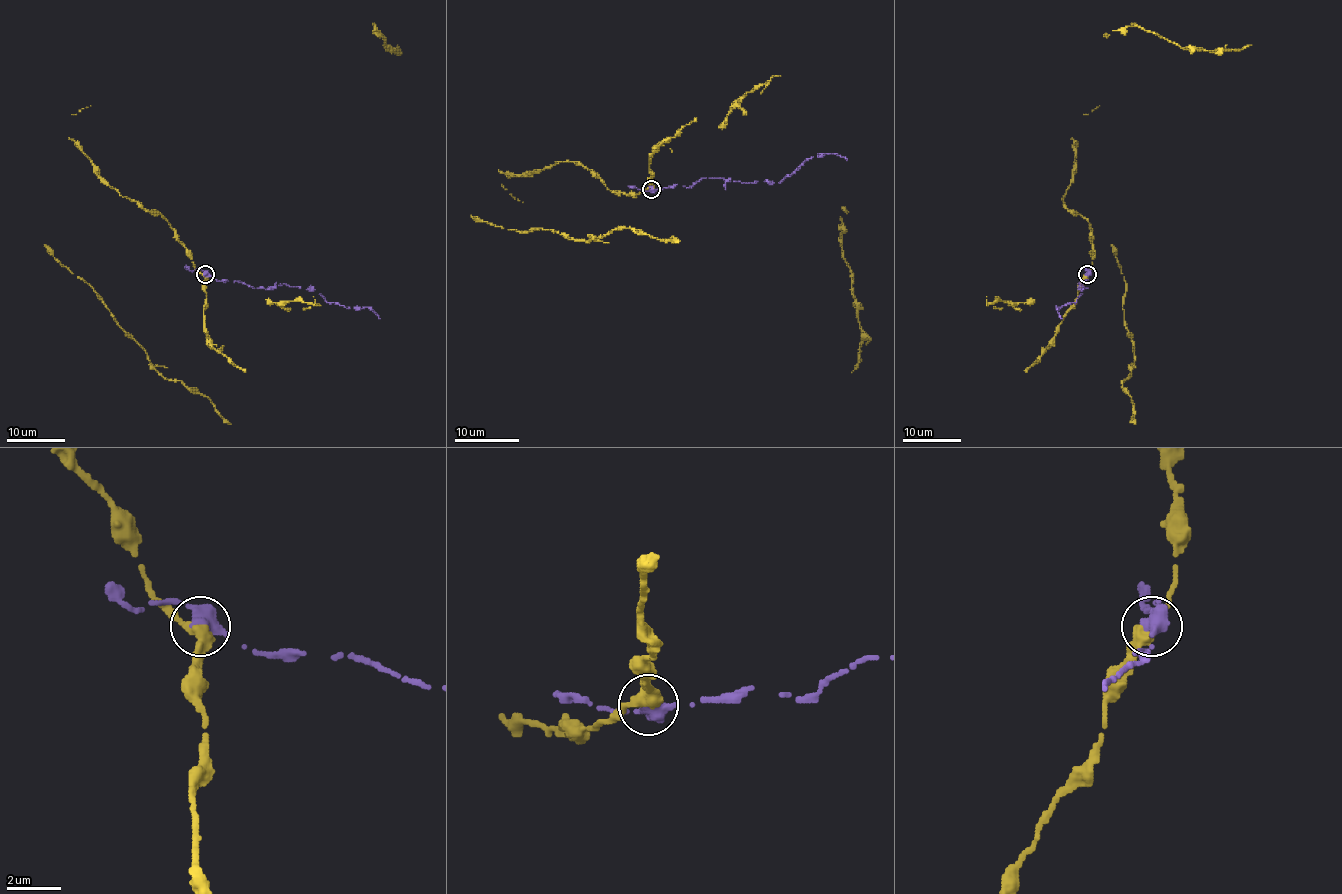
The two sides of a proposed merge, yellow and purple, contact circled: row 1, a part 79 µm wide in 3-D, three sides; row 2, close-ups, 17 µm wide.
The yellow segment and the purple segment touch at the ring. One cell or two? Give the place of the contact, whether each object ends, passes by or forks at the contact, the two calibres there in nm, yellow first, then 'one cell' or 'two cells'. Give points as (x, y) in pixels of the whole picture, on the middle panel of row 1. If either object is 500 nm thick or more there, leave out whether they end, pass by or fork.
place (651, 189); calibres 400 and 650 nm; two cells

